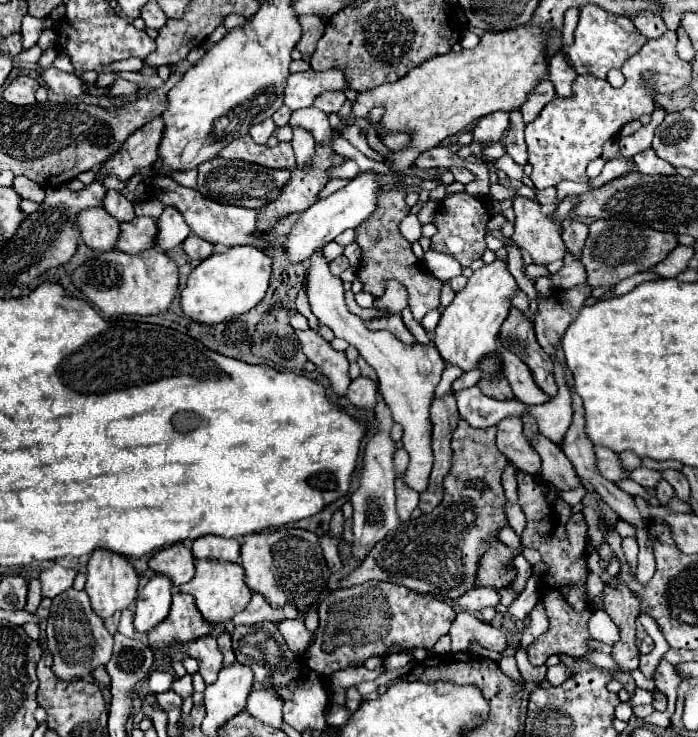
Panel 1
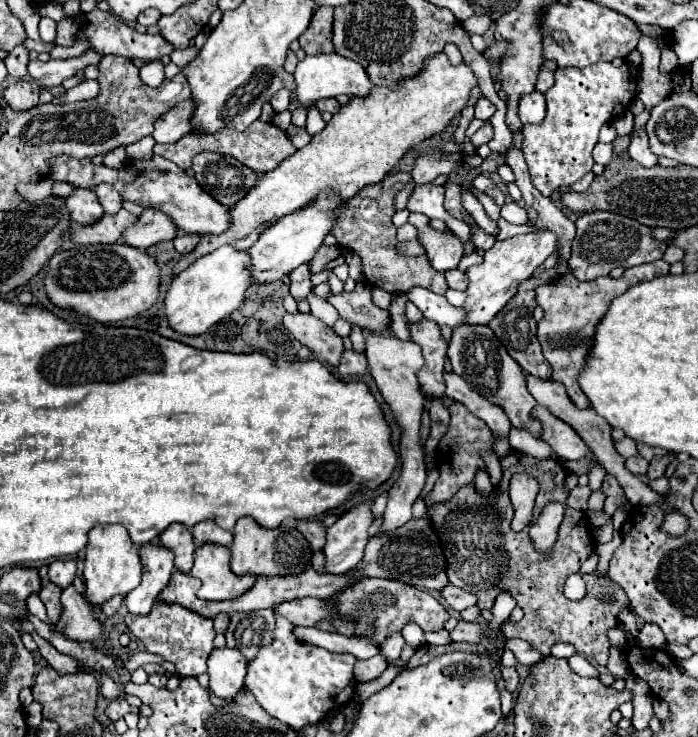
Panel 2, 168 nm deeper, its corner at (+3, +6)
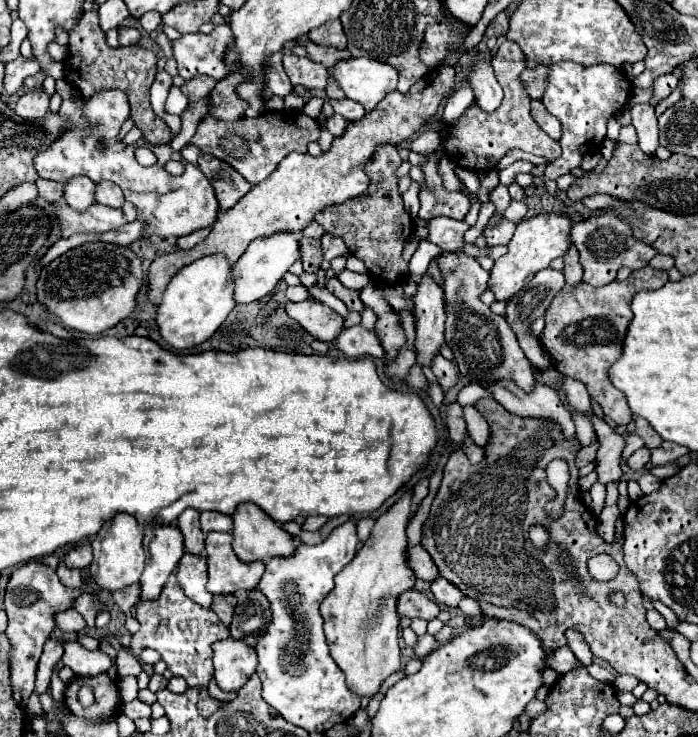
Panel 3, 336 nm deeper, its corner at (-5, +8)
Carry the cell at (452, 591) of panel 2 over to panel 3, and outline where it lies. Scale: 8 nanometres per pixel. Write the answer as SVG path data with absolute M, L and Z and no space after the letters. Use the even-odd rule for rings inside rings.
M436 576L436 580L430 584L430 592L434 594L434 600L440 606L448 606L448 608L458 606L458 602L462 598L460 592L456 590L456 586L452 586L450 582L446 582L446 578L440 578L440 576Z

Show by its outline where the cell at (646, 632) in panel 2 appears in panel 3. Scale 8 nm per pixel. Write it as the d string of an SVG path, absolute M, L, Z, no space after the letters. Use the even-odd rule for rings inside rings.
M650 608L650 610L646 612L646 620L648 620L650 628L654 628L654 630L666 630L666 628L668 628L664 616L662 616L658 610L654 610L654 608Z

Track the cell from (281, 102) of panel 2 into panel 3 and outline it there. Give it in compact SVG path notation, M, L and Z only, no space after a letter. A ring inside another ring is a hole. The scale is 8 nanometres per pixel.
M276 52L276 54L270 54L266 60L266 66L264 66L264 78L266 78L266 88L274 94L274 96L280 96L280 98L286 98L292 90L292 84L288 82L288 76L282 68L282 52Z

